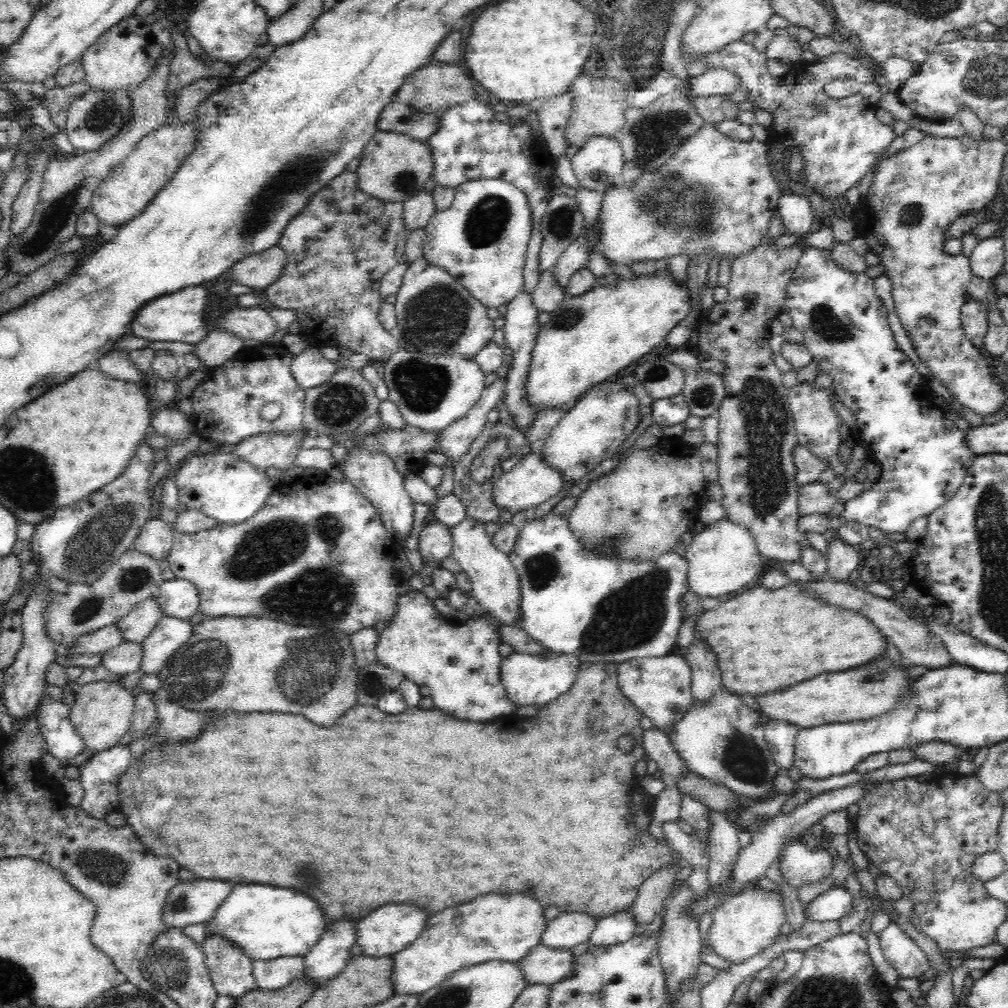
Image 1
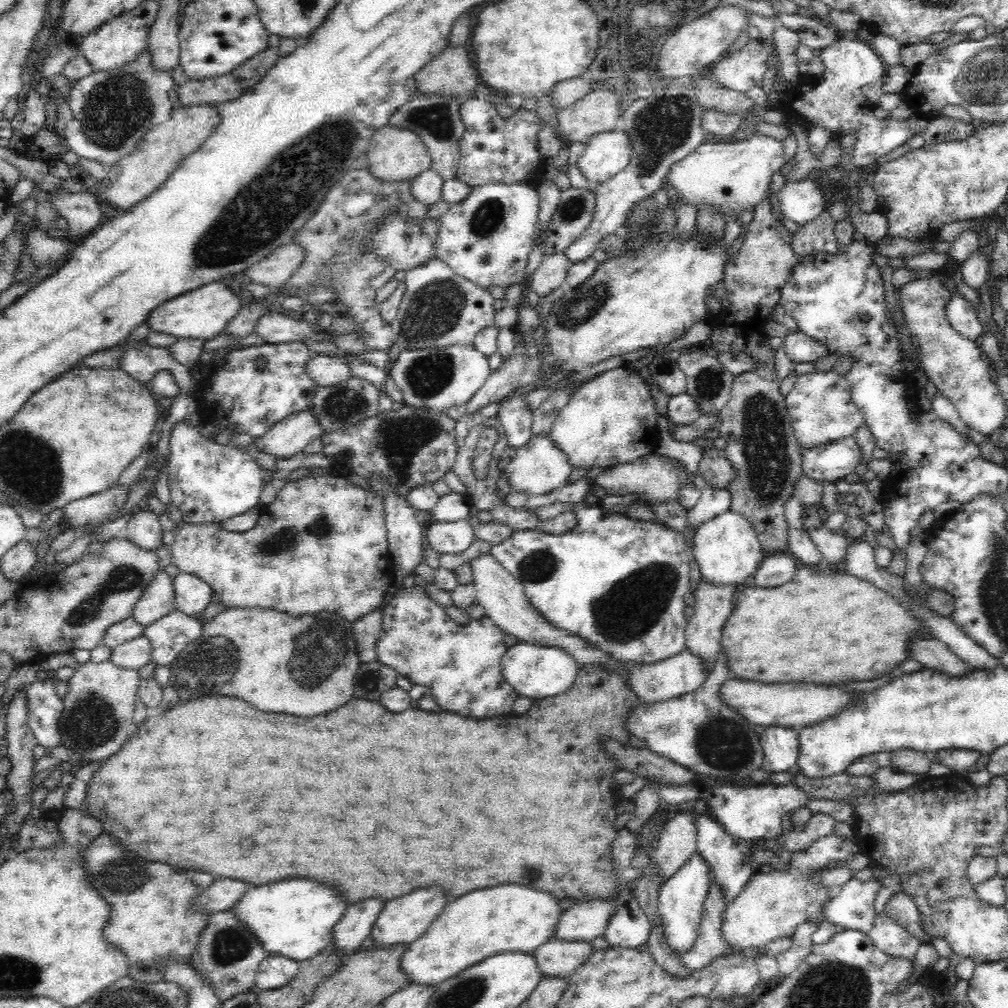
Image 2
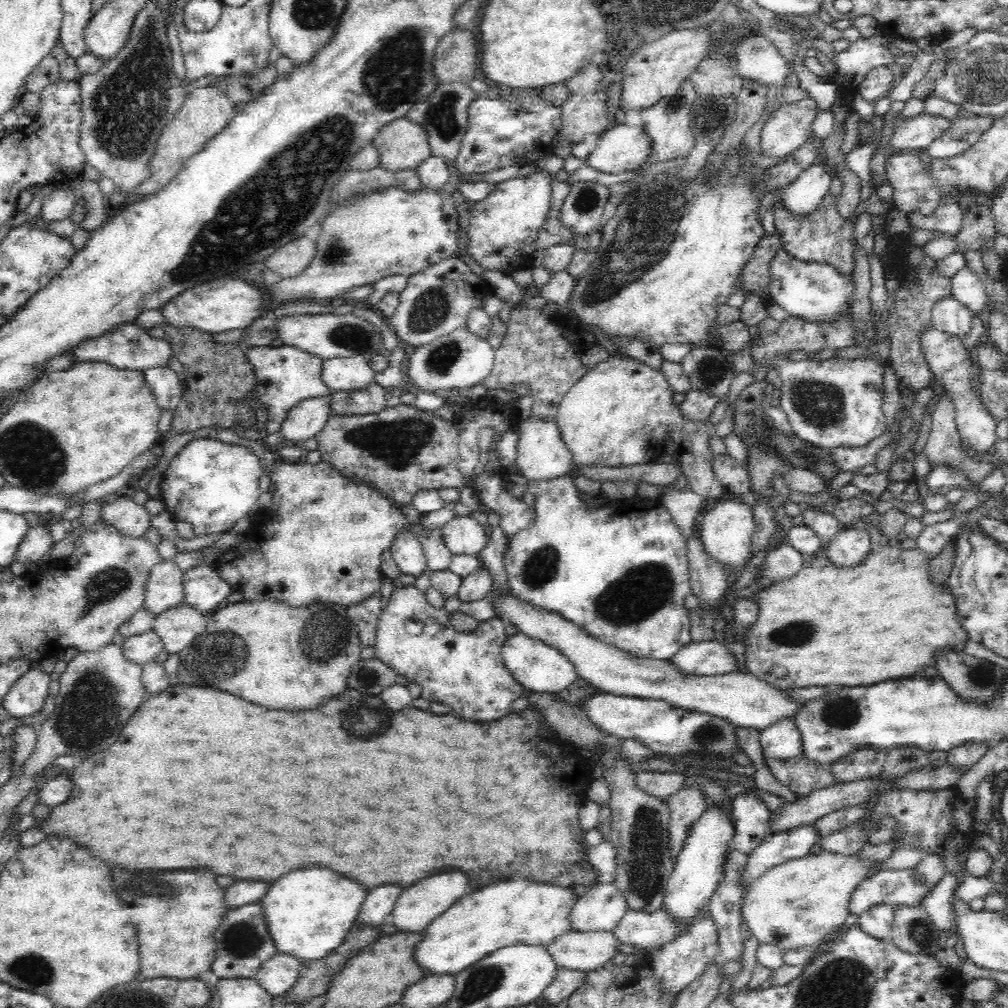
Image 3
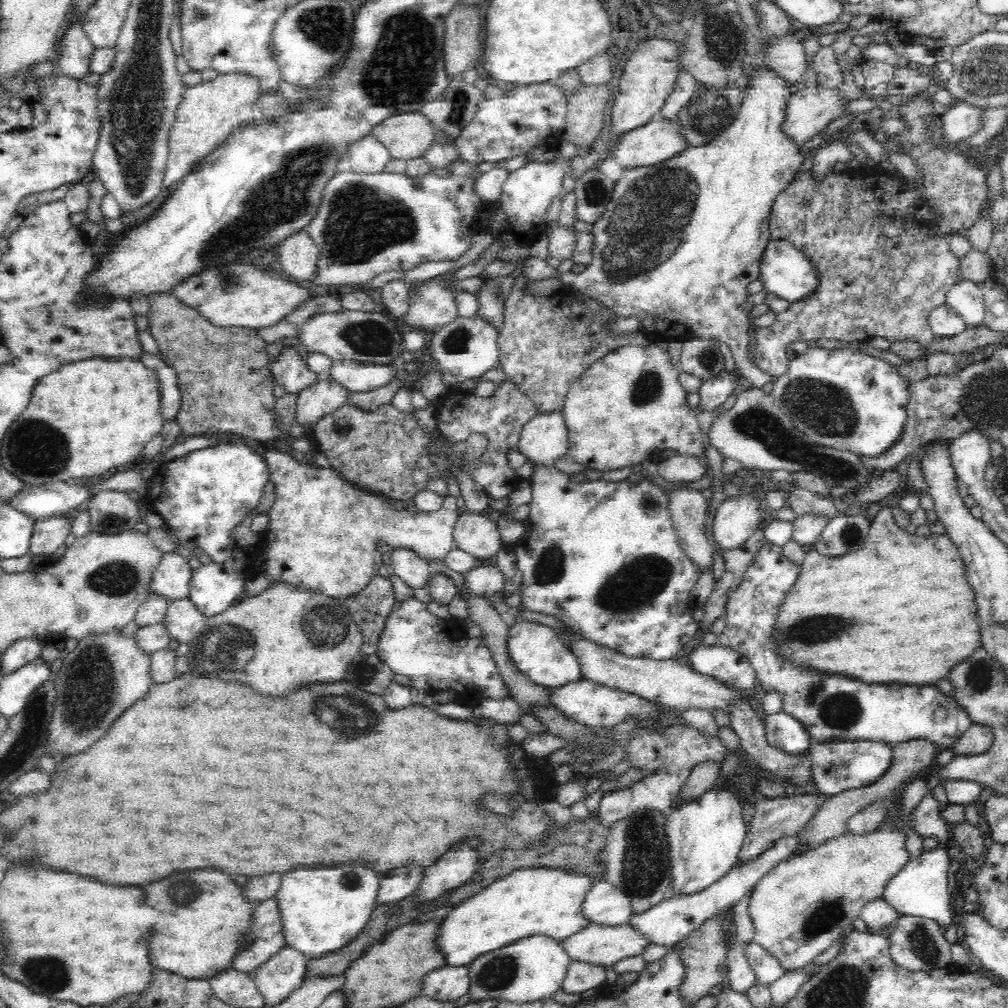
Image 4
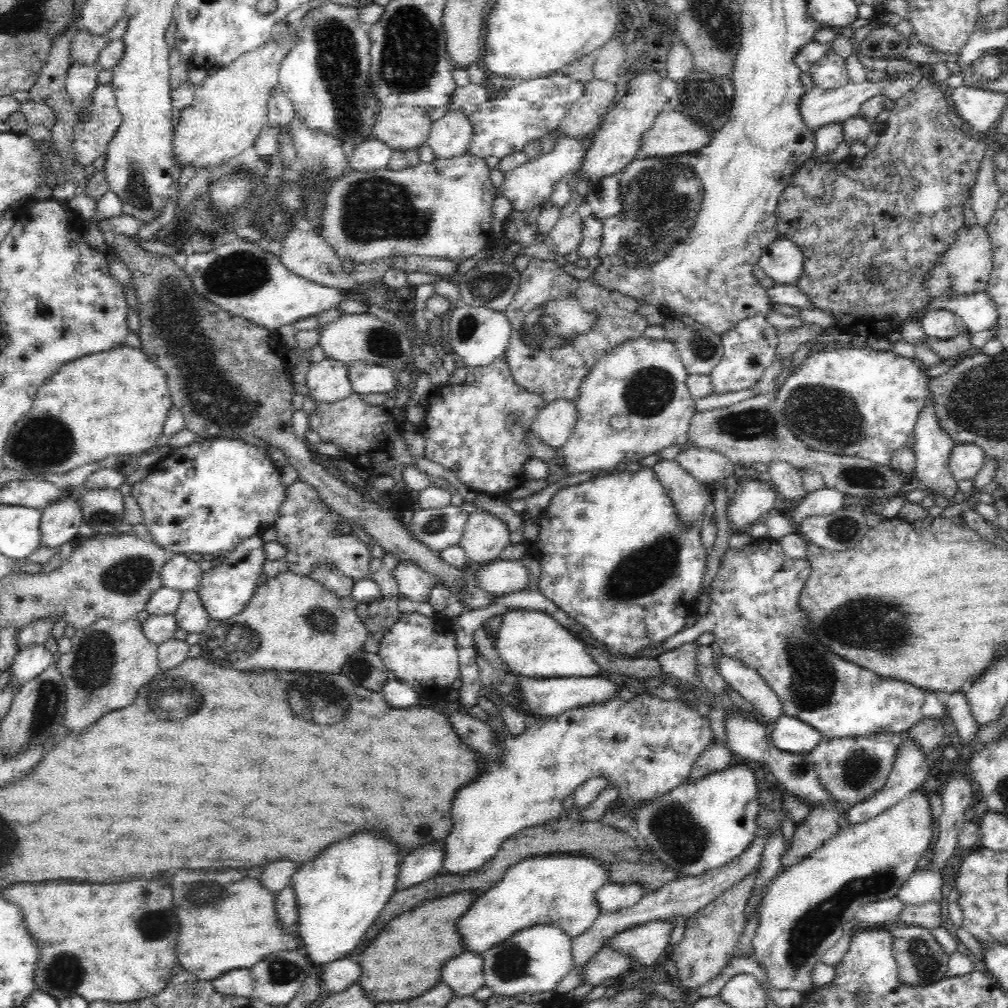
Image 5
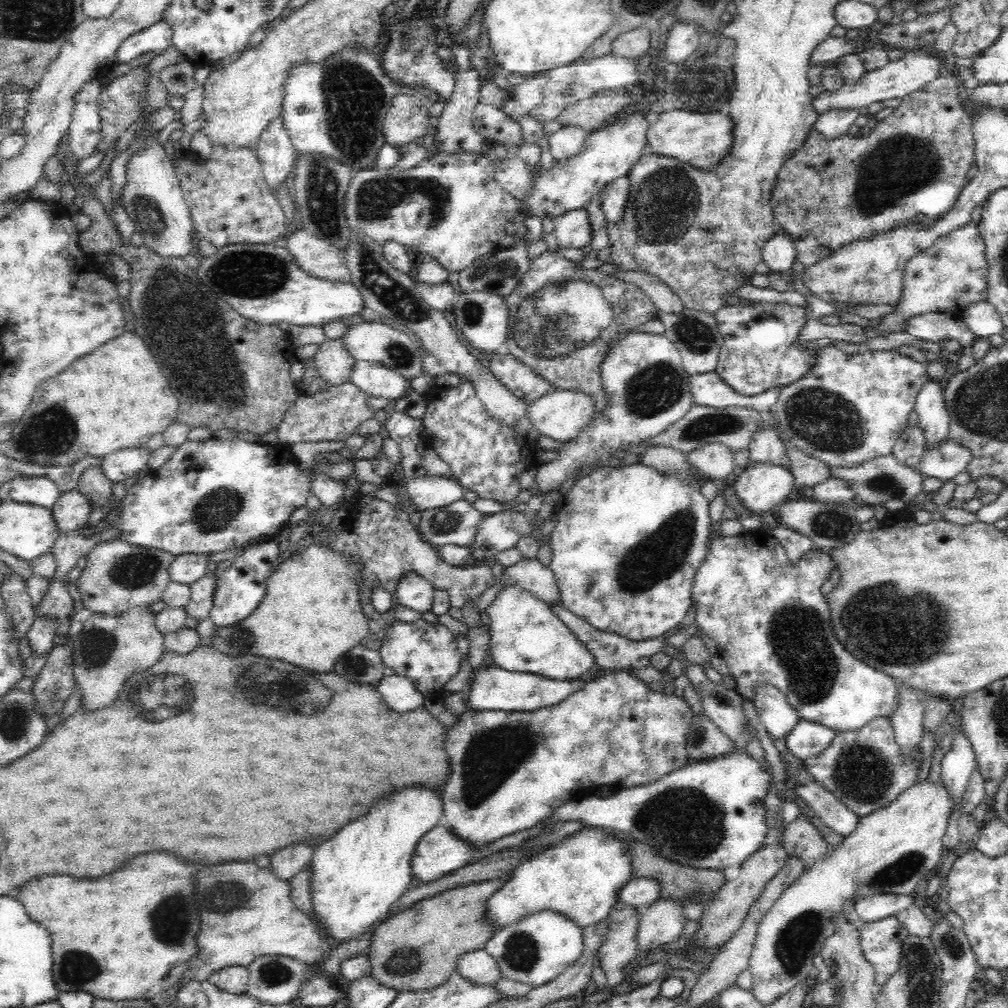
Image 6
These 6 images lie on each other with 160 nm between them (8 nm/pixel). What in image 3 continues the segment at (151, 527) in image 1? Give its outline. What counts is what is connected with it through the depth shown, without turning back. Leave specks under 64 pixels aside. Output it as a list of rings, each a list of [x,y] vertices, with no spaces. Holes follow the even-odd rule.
[[[114,496],[105,501],[100,521],[117,528],[126,537],[145,537],[151,527],[152,516],[144,505],[138,505],[126,496]]]

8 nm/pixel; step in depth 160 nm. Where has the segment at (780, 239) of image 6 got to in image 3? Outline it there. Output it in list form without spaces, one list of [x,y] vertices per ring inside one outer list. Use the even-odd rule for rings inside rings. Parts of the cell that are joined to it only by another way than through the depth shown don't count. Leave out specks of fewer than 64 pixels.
[[[779,249],[769,264],[769,294],[773,302],[793,317],[806,319],[812,323],[828,323],[850,307],[850,298],[854,294],[852,274],[841,275],[832,265],[801,261]]]

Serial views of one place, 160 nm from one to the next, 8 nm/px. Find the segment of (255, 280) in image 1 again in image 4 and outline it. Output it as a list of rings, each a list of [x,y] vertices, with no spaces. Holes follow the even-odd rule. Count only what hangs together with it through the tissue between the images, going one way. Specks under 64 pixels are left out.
[[[302,230],[276,246],[274,258],[284,274],[298,281],[309,282],[316,272],[318,249],[310,235]]]

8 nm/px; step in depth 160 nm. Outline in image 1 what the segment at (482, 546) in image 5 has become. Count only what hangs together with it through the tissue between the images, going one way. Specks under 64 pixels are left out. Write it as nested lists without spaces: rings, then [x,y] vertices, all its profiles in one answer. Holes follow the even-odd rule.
[[[428,522],[420,531],[418,552],[422,562],[441,562],[452,553],[450,527],[438,522]]]

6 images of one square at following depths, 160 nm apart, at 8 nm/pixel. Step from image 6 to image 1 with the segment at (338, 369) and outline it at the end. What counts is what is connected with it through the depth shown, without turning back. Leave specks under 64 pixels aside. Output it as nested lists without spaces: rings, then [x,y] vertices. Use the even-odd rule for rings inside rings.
[[[260,434],[242,440],[232,452],[262,473],[269,468],[285,472],[295,463],[304,438],[301,434]]]

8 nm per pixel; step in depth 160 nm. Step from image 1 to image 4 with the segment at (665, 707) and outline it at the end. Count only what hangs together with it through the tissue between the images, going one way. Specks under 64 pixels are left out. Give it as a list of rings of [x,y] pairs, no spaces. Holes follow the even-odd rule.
[[[698,644],[684,657],[685,663],[696,672],[717,678],[744,696],[754,696],[755,670],[736,649],[720,644]]]

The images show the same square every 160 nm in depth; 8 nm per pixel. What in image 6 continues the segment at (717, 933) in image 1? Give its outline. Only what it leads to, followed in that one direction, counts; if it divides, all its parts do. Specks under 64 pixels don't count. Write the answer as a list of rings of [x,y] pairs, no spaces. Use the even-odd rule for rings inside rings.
[[[918,783],[901,792],[894,802],[870,815],[860,816],[852,834],[844,836],[842,842],[826,858],[814,866],[803,868],[788,889],[776,900],[760,922],[755,944],[751,953],[749,970],[753,975],[753,995],[766,1007],[790,992],[801,981],[815,971],[814,958],[824,948],[824,942],[833,936],[834,922],[842,917],[847,901],[876,896],[878,893],[910,895],[922,887],[922,874],[938,866],[942,852],[944,833],[950,818],[952,799],[940,784]]]

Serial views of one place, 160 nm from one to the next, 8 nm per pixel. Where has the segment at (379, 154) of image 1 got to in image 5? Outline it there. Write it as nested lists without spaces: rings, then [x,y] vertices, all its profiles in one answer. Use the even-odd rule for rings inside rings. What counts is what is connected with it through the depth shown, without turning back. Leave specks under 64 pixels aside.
[[[422,107],[379,109],[372,138],[381,140],[392,150],[418,150],[426,144],[434,119],[432,112]]]

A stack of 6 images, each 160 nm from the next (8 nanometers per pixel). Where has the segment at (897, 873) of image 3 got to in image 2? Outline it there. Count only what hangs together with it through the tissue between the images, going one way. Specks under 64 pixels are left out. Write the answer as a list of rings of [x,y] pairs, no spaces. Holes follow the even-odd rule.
[[[852,877],[823,905],[823,917],[839,930],[856,930],[869,936],[876,920],[874,900],[879,881],[860,882]]]

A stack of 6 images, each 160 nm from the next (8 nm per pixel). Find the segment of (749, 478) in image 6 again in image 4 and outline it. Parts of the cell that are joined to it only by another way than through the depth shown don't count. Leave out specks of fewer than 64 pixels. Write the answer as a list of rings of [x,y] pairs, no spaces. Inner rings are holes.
[[[737,493],[715,510],[712,520],[714,540],[723,551],[742,549],[761,525],[760,504],[750,494]]]

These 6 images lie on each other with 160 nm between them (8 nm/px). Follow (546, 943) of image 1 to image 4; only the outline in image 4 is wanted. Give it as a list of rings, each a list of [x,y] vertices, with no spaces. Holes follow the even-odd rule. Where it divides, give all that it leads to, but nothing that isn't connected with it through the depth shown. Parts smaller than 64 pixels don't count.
[[[604,878],[595,880],[582,904],[584,919],[606,927],[622,926],[633,916],[630,898]]]

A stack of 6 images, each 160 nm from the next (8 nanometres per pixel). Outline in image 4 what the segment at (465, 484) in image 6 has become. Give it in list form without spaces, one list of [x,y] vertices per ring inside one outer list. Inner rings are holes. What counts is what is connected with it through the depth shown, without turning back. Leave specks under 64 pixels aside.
[[[508,381],[508,384],[498,386],[496,394],[490,398],[465,394],[452,394],[440,402],[438,414],[436,414],[438,436],[444,438],[446,447],[467,440],[472,434],[480,433],[488,437],[488,450],[482,453],[478,466],[470,469],[474,484],[478,485],[491,499],[500,500],[507,498],[514,490],[512,486],[488,486],[488,484],[514,484],[521,480],[511,470],[510,452],[519,448],[519,439],[524,424],[528,423],[534,416],[537,416],[536,405],[515,384]]]

